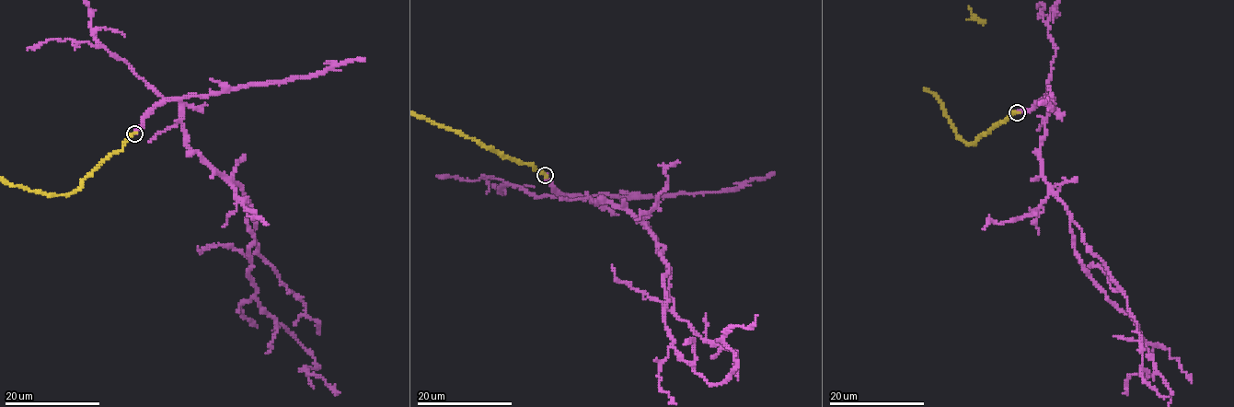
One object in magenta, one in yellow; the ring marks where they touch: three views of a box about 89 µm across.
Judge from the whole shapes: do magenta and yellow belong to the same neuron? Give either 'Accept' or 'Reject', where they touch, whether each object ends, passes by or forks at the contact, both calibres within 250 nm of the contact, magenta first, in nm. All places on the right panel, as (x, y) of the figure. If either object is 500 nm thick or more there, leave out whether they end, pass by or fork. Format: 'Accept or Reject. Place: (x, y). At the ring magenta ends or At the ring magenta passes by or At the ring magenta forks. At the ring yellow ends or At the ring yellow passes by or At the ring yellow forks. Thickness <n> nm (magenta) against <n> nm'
Reject. Place: (1017, 112). At the ring magenta ends. At the ring yellow ends. Thickness 440 nm (magenta) against 360 nm

